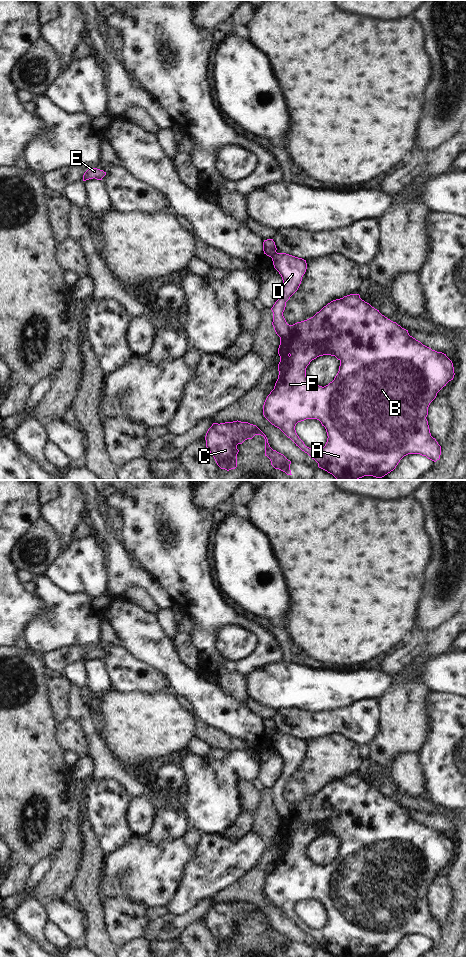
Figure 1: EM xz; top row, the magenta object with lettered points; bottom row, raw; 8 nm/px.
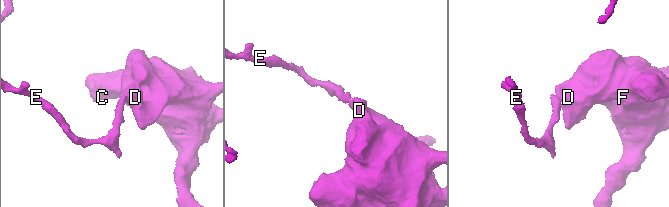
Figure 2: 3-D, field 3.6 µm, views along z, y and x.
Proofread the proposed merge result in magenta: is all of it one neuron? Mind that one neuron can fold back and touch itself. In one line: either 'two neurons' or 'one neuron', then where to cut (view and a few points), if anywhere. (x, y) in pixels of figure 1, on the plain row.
two neurons; cut in xz along (276, 732), (271, 737)

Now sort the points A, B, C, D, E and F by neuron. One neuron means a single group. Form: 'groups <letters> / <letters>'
groups A B C D F / E

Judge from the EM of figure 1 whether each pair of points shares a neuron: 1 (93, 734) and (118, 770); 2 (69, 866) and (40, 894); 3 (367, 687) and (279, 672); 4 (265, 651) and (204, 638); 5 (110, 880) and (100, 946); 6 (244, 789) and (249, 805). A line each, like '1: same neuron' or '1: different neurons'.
1: same neuron
2: same neuron
3: same neuron
4: same neuron
5: different neurons
6: same neuron

